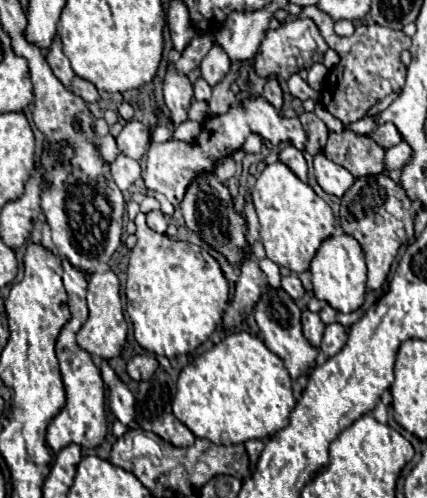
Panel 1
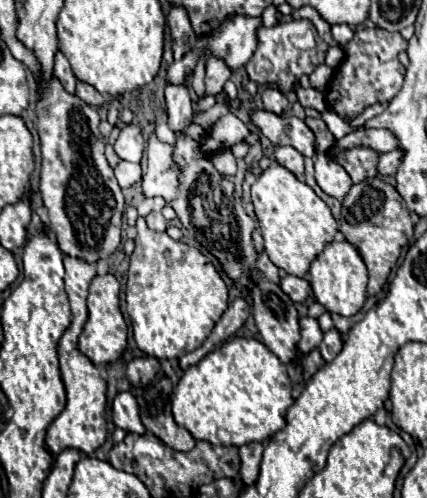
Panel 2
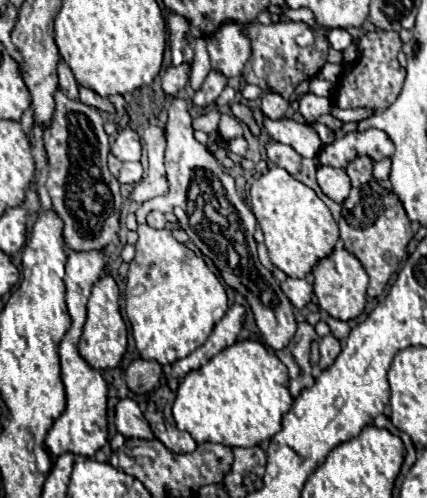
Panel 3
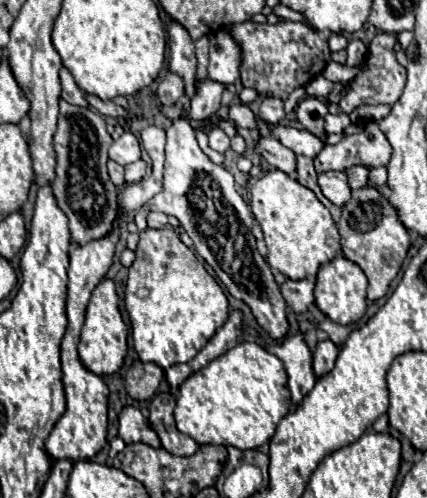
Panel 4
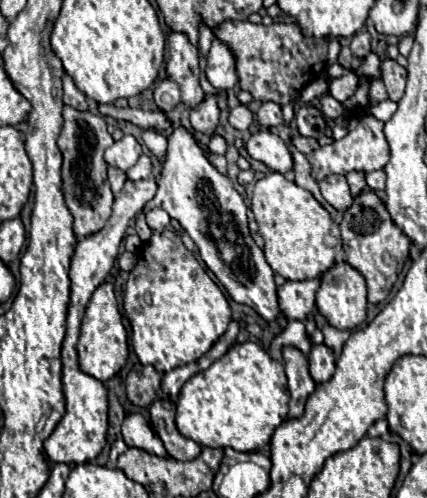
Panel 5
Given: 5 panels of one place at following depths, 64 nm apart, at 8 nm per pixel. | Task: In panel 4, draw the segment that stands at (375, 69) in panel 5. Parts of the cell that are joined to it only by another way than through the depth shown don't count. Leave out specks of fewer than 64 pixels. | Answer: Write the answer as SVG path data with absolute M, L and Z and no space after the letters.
M328 62L322 76L326 80L332 80L332 82L350 82L360 70L362 70L362 64L354 66L354 68L348 68L348 66L338 64L338 62Z

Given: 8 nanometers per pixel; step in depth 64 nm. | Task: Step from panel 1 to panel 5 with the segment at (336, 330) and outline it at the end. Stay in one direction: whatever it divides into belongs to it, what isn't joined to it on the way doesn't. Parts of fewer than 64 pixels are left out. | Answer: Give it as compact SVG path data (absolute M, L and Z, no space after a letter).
M326 344L312 346L312 350L310 350L310 372L312 372L312 378L316 380L316 384L330 380L330 376L334 372L334 364L336 364L336 356L334 356L332 348L328 348Z

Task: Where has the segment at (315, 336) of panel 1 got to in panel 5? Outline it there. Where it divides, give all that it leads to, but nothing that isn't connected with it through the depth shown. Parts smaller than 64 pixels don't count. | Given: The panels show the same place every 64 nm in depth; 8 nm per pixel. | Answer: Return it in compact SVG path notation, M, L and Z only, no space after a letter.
M284 346L282 348L282 360L284 360L284 370L288 376L288 390L290 390L290 412L288 418L300 416L304 412L304 404L308 396L314 392L316 384L308 372L308 356L302 354L294 346Z

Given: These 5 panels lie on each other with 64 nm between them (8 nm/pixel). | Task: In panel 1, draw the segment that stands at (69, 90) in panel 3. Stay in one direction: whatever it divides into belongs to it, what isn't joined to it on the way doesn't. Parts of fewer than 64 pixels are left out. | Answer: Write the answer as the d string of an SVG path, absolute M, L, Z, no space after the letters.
M54 36L52 40L52 46L50 46L50 52L46 54L46 62L50 64L54 76L66 86L70 88L70 82L74 78L74 72L72 72L72 66L70 66L70 60L64 56L62 52L62 42L58 36Z

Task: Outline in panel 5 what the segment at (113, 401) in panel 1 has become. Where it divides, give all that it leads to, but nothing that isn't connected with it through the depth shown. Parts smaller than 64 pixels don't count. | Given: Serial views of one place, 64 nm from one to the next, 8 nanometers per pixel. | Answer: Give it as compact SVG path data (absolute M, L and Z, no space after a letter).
M128 414L122 422L122 438L126 446L144 448L156 456L168 456L162 440L154 434L148 420L142 414Z

